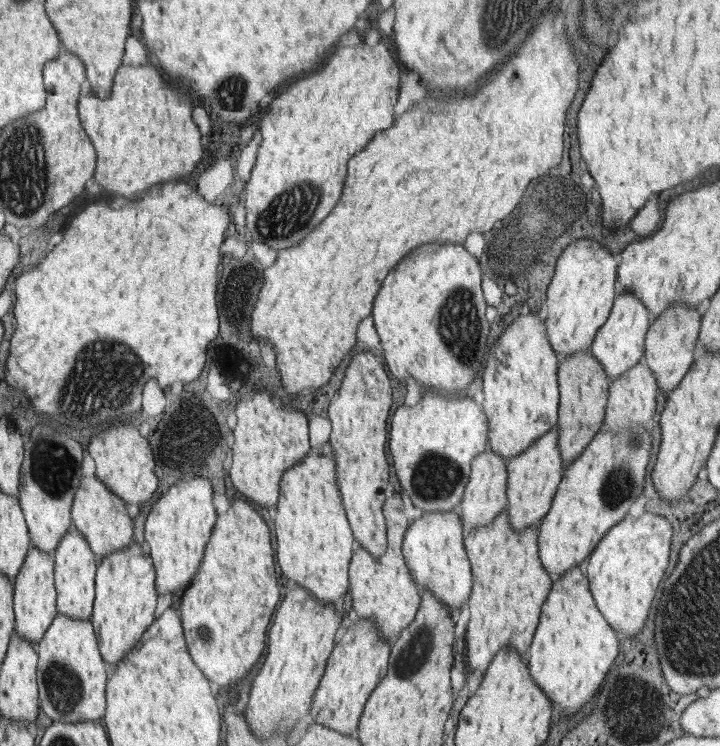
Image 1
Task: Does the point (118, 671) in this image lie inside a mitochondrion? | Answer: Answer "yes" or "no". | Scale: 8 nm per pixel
no

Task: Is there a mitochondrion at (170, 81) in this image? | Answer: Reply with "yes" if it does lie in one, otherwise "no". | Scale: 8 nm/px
no

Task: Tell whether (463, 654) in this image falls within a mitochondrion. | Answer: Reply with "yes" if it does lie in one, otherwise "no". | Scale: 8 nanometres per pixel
no

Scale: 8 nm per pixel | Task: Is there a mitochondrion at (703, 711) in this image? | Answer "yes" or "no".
no

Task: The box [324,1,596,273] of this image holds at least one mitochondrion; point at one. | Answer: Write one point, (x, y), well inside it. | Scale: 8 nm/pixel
(517, 194)

